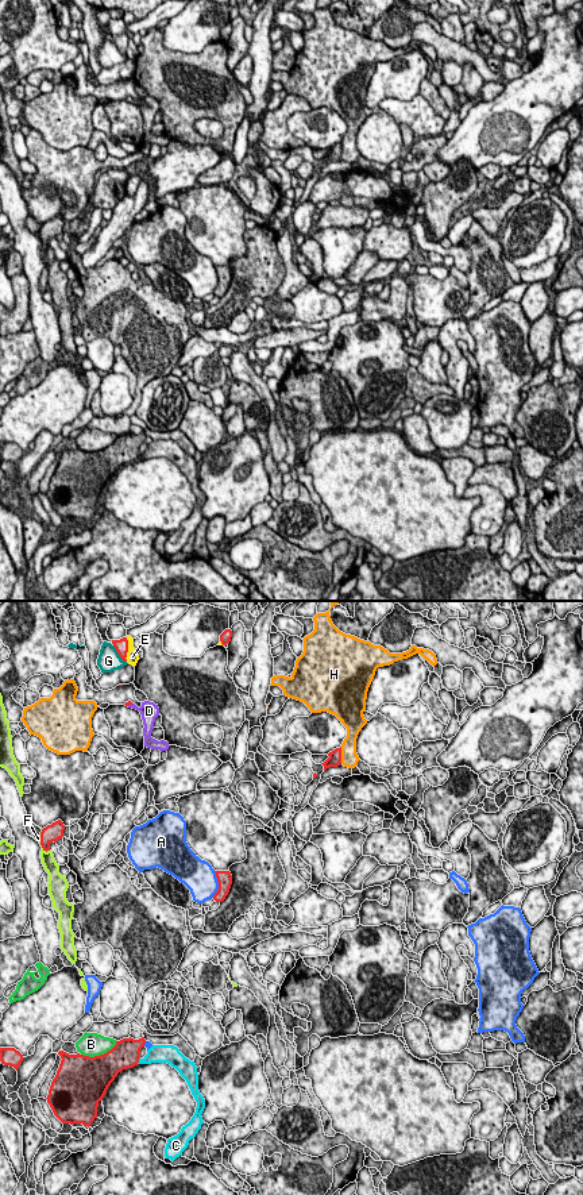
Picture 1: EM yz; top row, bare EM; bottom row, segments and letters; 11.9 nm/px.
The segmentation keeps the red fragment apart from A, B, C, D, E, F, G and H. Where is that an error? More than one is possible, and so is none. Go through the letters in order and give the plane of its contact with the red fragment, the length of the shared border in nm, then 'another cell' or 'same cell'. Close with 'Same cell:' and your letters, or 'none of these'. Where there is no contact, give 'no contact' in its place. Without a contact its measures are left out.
A: yz | 320 nm | another cell
B: yz | 460 nm | another cell
C: yz | 90 nm | another cell
D: yz | 80 nm | same cell
E: yz | 280 nm | another cell
F: yz | 240 nm | another cell
G: yz | 260 nm | another cell
H: yz | 200 nm | another cell
Same cell: D

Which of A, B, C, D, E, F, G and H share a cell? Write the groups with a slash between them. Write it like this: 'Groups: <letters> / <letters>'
Groups: A / B / C / D / E / F / G / H

